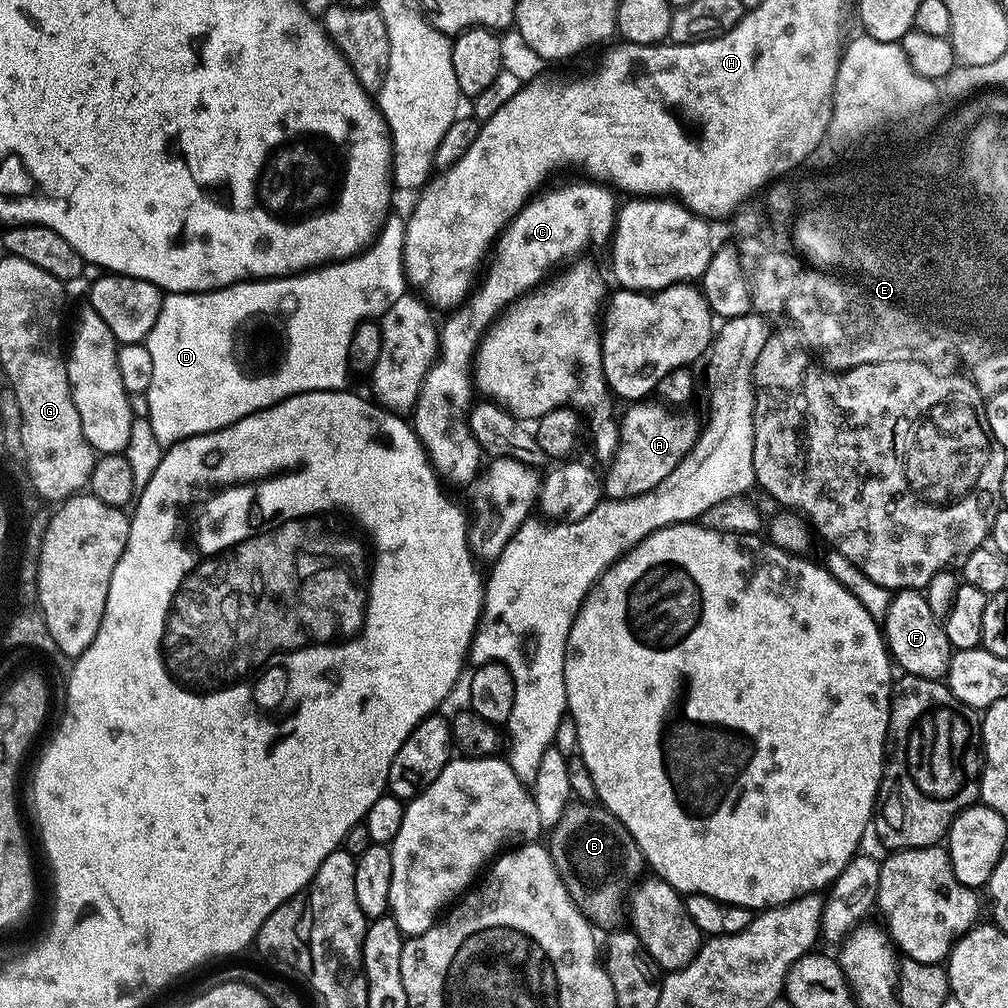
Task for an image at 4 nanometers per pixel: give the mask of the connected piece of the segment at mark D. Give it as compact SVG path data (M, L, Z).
M389 215L380 229L375 240L363 252L348 257L347 260L329 262L323 266L317 266L307 272L297 272L295 276L278 276L266 280L245 280L242 284L231 284L225 288L219 288L213 292L173 292L165 295L162 302L162 310L158 314L158 322L154 322L154 330L150 330L146 341L148 348L148 360L152 363L152 381L148 384L148 411L147 420L153 427L154 435L163 446L177 444L179 440L185 440L188 436L201 436L207 432L217 432L219 428L225 428L231 424L237 424L242 418L246 418L255 412L261 412L263 408L274 406L294 394L303 392L334 392L349 387L348 351L352 341L352 333L366 319L380 318L384 312L390 310L394 304L406 292L406 277L404 275L404 226L406 220L402 215Z

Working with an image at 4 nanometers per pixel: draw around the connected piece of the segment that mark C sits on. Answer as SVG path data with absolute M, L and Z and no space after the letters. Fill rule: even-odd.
M584 180L578 181L577 184L564 184L561 188L552 188L549 192L541 191L520 209L519 214L496 237L494 247L490 252L490 259L487 261L488 269L486 269L486 264L478 283L471 289L470 295L463 304L447 313L448 321L439 329L439 355L425 374L415 407L410 412L410 423L416 430L416 436L424 443L433 467L446 480L448 478L458 484L468 484L475 476L475 480L477 479L482 468L482 463L480 464L482 449L471 432L468 418L474 407L474 399L472 400L474 361L485 333L500 319L505 309L533 290L539 289L542 284L540 279L543 276L550 275L559 264L574 259L587 246L592 232L608 234L616 227L618 200L612 197L613 189L600 182Z

